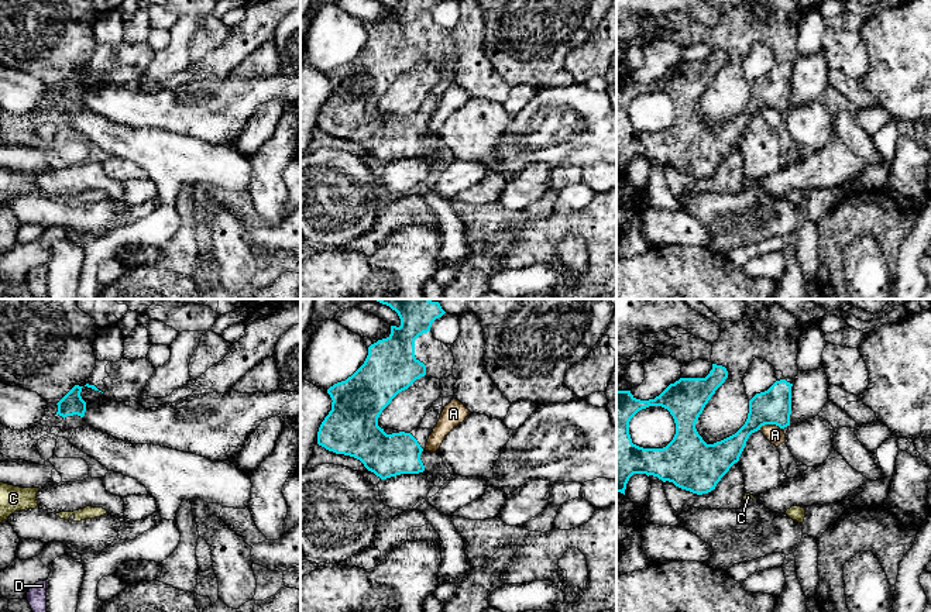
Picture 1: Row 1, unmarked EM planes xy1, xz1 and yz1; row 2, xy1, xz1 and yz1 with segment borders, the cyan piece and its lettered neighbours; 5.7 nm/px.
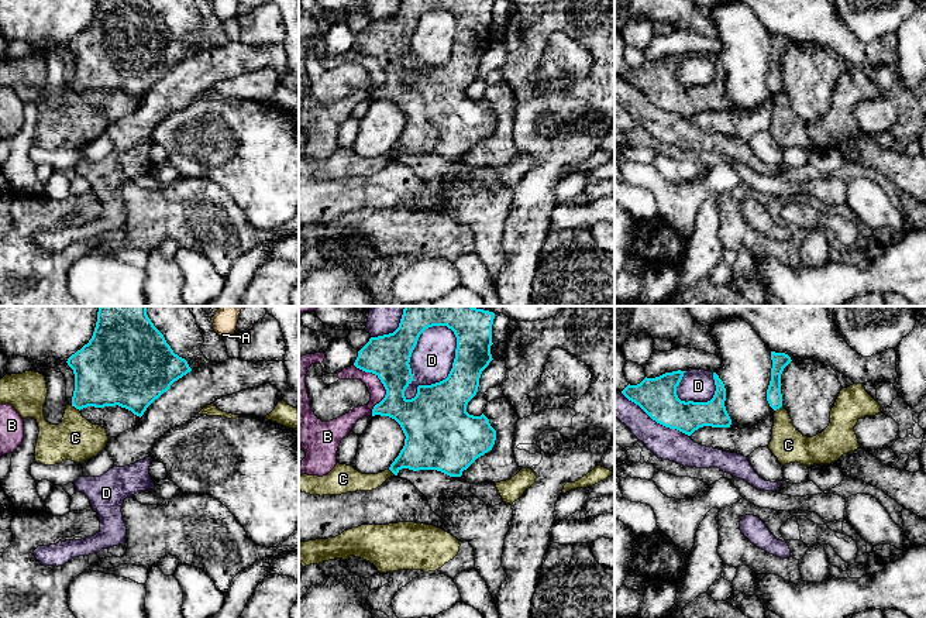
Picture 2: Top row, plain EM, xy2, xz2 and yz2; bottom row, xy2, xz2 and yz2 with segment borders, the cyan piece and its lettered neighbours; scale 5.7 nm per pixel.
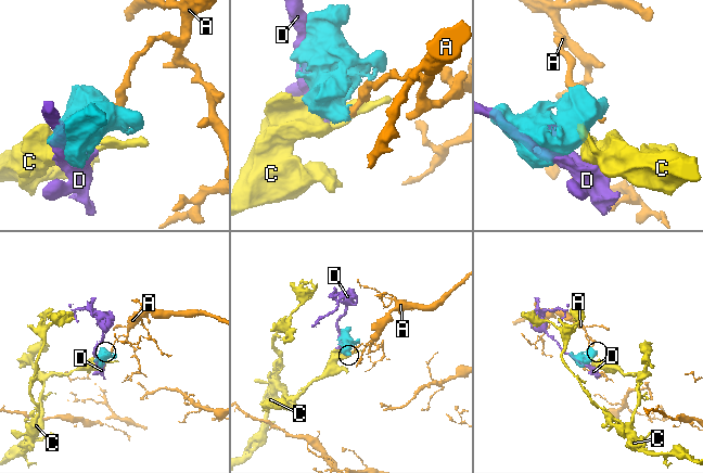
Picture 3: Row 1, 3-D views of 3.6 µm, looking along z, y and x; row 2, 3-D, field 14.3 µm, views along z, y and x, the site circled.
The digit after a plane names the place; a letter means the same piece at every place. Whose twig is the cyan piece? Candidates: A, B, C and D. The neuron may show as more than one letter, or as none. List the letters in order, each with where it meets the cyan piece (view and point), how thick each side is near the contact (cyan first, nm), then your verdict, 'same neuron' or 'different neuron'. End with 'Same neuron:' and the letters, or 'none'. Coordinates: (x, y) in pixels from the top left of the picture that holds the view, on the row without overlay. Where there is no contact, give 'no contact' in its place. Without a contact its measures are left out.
A: yz1 (770, 107) | 200/100 nm | different neuron
B: xz2 (384, 69) | 240/90 nm | different neuron
C: xy2 (75, 91) | 360/240 nm | different neuron
D: xz2 (410, 38) | 240/240 nm | different neuron
Same neuron: none

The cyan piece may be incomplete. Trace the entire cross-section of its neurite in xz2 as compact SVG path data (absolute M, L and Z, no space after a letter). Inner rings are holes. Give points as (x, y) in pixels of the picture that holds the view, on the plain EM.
M402 0L399 11L389 18L371 21L358 35L354 49L375 58L386 73L385 82L372 93L372 100L395 103L406 123L389 154L397 159L402 152L413 155L437 154L450 161L461 161L478 141L492 134L496 114L482 97L467 96L468 86L476 79L482 55L493 44L490 38L495 0ZM433 10L447 10L457 21L455 42L448 61L431 69L419 69L414 82L405 80L413 65L410 41L420 18Z

